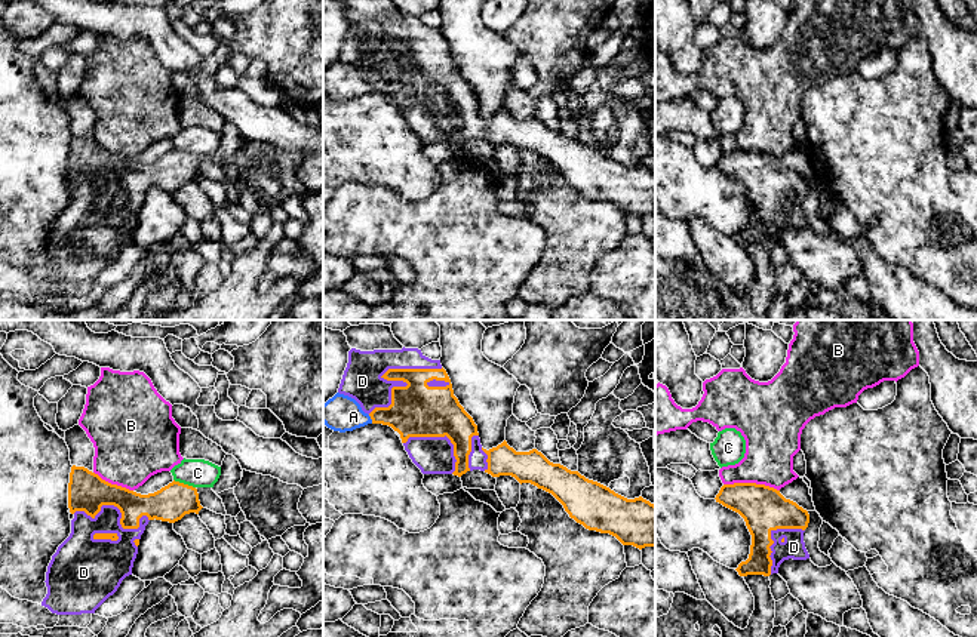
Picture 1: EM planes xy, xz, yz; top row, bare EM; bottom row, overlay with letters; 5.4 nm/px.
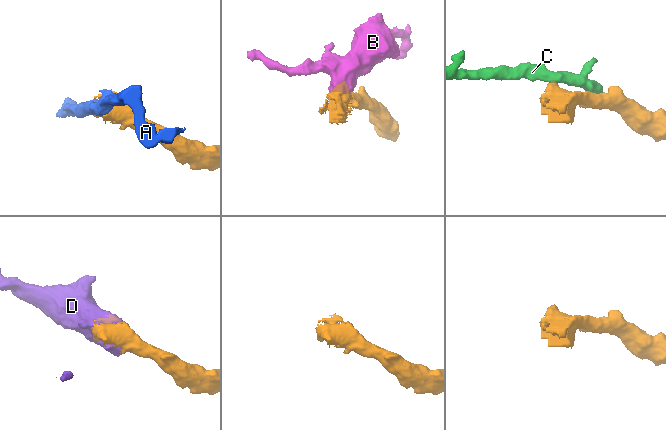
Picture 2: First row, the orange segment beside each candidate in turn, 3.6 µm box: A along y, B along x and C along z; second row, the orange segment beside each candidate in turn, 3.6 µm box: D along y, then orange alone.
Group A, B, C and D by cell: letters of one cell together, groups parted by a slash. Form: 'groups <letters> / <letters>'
groups A / B / C / D

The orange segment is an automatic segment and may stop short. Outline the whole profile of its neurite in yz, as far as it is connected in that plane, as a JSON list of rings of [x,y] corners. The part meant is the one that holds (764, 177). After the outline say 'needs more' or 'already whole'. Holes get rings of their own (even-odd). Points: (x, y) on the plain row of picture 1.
[[[756,151],[723,153],[716,170],[738,181],[752,203],[750,222],[735,237],[740,244],[778,241],[784,228],[807,228],[804,200],[809,182],[780,159]]]; needs more

